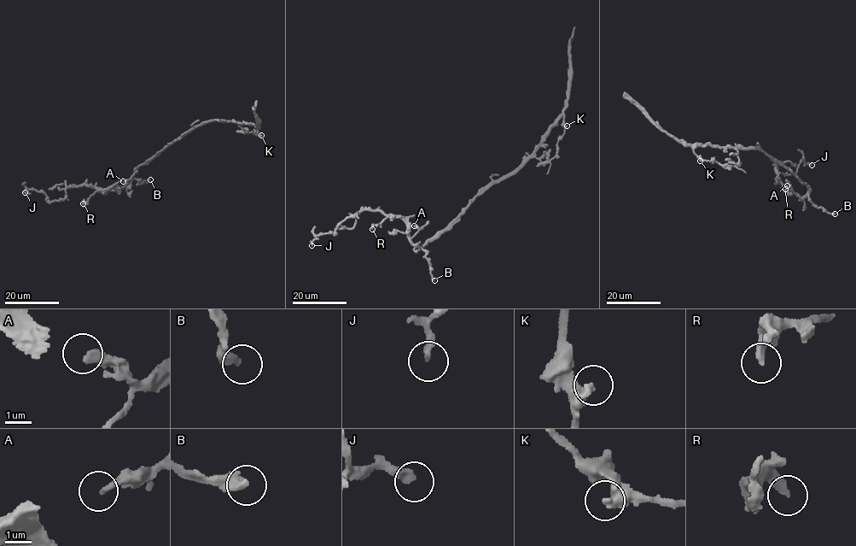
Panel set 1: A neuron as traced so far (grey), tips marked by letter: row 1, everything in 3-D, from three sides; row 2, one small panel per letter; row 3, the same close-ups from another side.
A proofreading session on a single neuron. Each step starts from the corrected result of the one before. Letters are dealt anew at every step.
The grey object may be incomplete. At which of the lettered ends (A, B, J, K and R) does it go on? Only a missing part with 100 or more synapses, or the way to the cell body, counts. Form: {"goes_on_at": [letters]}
{"goes_on_at": []}

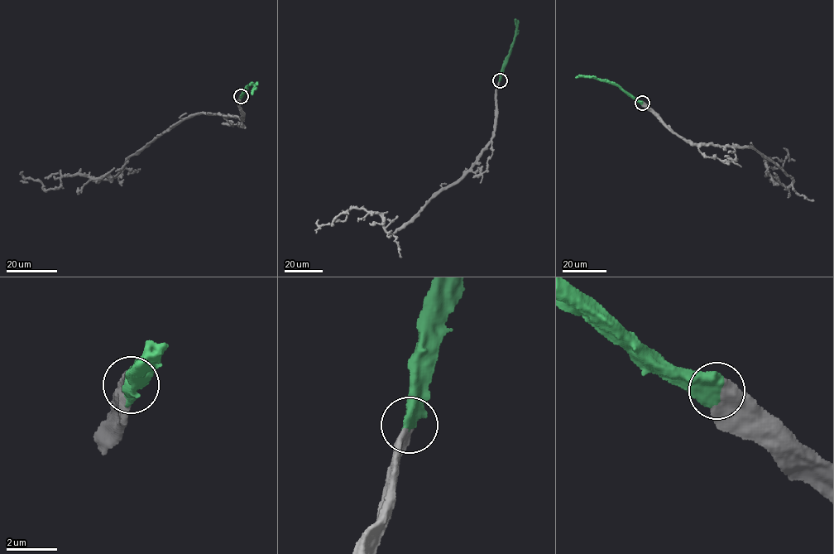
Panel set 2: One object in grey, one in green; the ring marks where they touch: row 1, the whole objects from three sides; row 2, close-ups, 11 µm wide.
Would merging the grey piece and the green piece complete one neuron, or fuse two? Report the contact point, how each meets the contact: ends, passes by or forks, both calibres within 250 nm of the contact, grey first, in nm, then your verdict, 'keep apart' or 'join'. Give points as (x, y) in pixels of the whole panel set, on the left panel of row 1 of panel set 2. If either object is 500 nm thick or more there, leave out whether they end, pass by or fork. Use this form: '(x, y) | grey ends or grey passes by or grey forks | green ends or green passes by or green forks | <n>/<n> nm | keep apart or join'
(241, 96) | 500/700 nm | join

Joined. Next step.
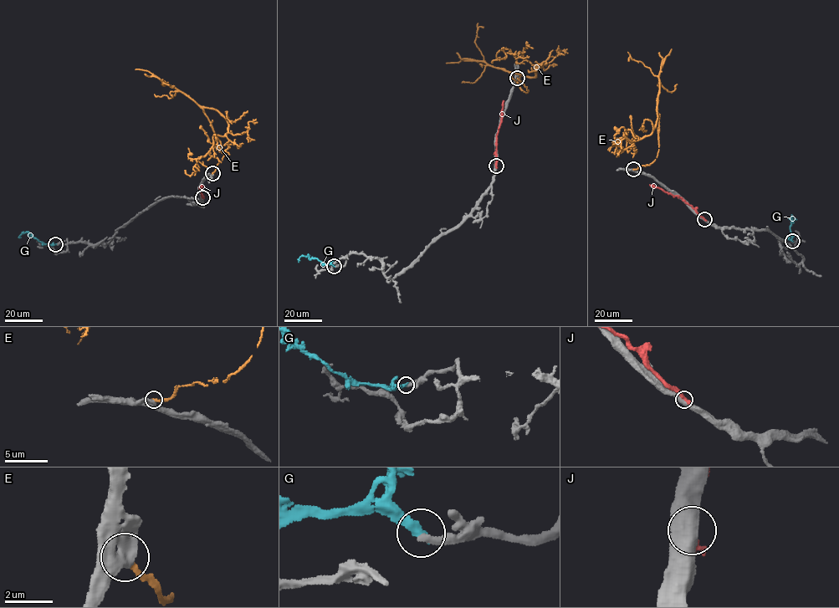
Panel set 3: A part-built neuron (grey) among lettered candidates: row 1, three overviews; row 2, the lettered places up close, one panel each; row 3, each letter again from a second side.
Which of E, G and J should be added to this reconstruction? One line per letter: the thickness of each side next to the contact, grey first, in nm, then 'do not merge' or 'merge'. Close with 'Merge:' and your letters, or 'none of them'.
E: 550 nm thick on the grey side, 260 nm on the other; do not merge
G: 320 nm thick on the grey side, 320 nm on the other; merge
J: 550 nm thick on the grey side, 460 nm on the other; do not merge
Merge: G

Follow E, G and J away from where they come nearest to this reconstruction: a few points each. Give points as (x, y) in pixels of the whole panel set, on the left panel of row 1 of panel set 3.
E: (212, 173), (224, 155), (202, 108), (209, 108), (225, 119), (227, 131), (214, 135), (196, 172), (185, 170)
G: (55, 244), (43, 244), (27, 232), (19, 236)
J: (202, 197), (199, 188), (202, 186)

